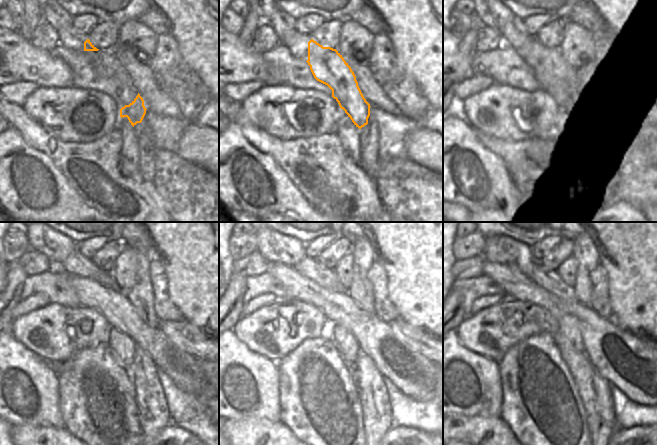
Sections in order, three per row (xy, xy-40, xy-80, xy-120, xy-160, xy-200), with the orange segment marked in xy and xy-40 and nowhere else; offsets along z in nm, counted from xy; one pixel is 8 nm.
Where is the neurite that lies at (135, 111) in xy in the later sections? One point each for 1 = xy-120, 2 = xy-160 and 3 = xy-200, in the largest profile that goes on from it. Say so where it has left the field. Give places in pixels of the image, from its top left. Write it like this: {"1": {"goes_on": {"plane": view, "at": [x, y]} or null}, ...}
{"1": {"goes_on": {"plane": "xy-120", "at": [197, 376]}}, "2": {"goes_on": {"plane": "xy-160", "at": [421, 378]}}, "3": {"goes_on": {"plane": "xy-200", "at": [624, 359]}}}

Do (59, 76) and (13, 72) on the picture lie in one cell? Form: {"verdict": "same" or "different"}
{"verdict": "same"}

